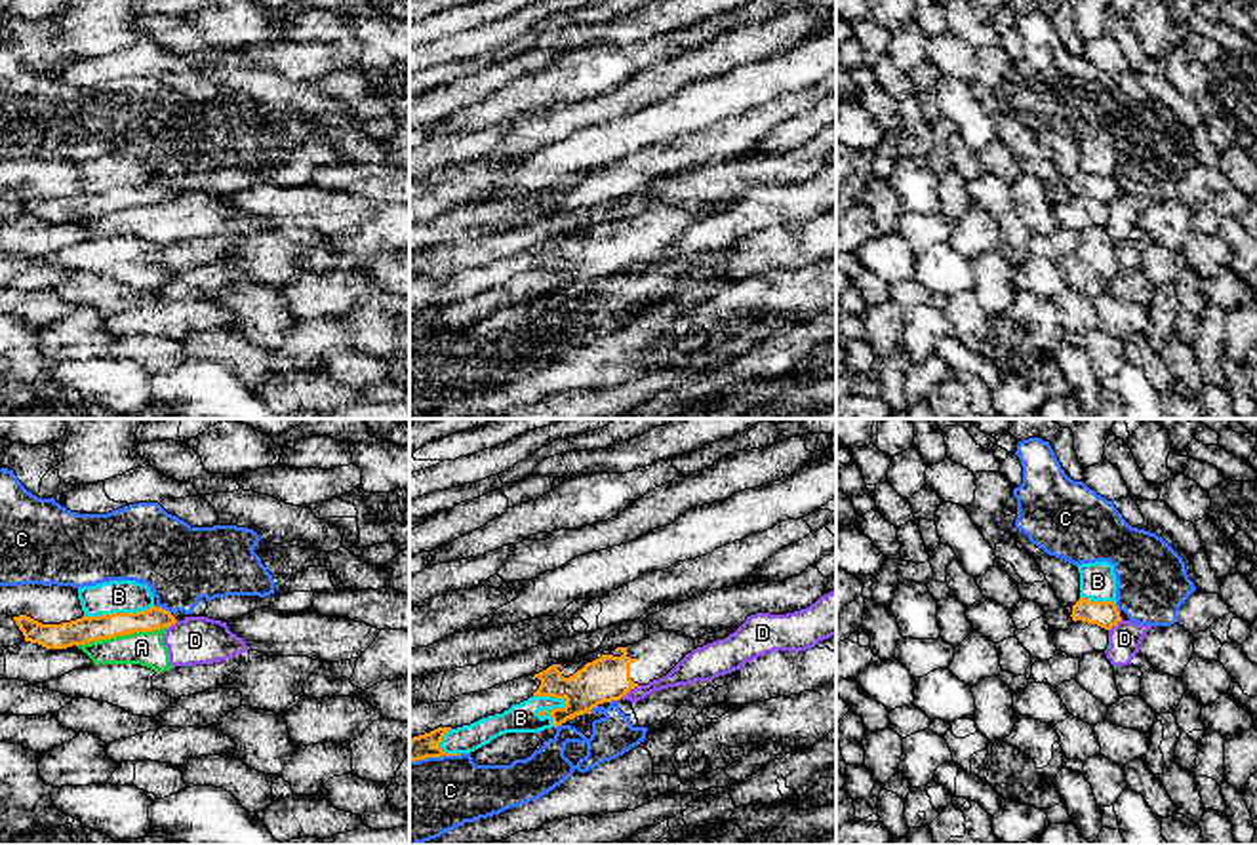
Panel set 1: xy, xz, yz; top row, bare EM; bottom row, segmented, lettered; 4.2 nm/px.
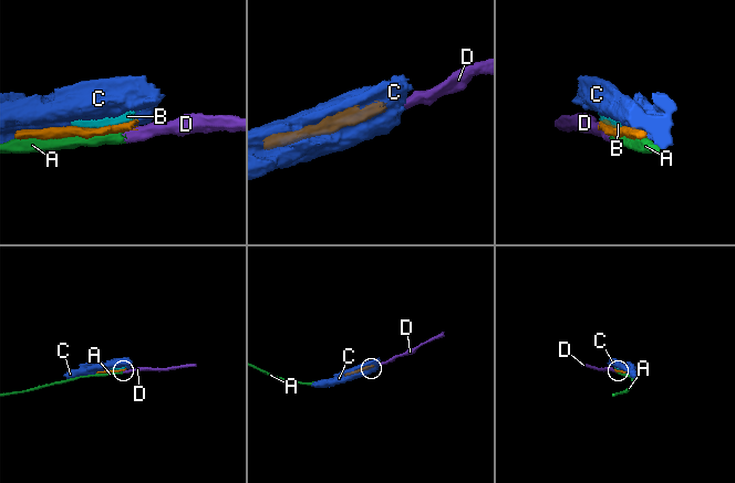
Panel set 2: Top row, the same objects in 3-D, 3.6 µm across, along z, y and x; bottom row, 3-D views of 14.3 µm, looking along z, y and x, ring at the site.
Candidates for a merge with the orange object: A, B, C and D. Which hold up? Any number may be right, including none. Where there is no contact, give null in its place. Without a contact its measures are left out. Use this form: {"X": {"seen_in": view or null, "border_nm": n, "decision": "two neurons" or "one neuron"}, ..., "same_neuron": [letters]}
{"A": {"seen_in": "xy", "border_nm": 400, "decision": "two neurons"}, "B": {"seen_in": "xz", "border_nm": 160, "decision": "two neurons"}, "C": {"seen_in": "xy", "border_nm": 80, "decision": "two neurons"}, "D": {"seen_in": "xz", "border_nm": 100, "decision": "two neurons"}, "same_neuron": []}

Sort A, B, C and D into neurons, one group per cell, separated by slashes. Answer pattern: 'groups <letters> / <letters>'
groups A D / B / C

